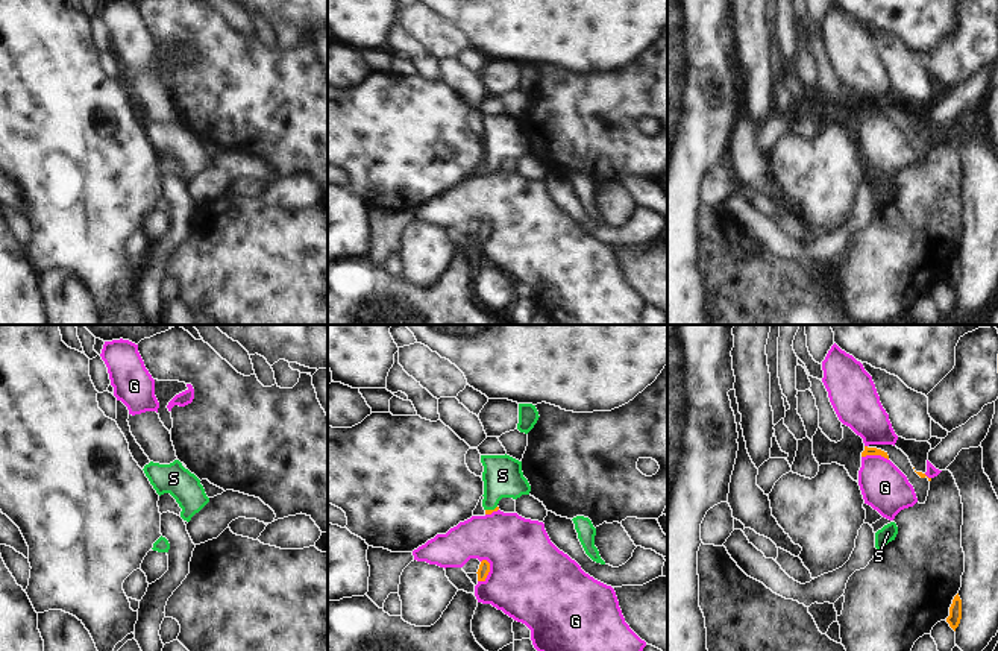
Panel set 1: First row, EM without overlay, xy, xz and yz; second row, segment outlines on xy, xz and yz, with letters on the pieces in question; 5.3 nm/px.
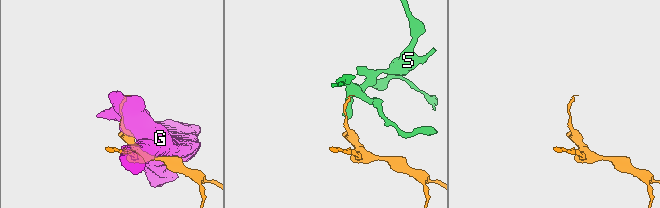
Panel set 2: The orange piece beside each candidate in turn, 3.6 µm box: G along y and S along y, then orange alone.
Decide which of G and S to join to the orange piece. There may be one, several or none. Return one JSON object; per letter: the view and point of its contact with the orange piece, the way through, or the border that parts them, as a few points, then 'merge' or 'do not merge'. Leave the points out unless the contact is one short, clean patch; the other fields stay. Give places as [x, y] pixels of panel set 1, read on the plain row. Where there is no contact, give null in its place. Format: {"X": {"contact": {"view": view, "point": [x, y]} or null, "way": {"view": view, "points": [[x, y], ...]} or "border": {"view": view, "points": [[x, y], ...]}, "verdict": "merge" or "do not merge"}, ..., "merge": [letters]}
{"G": {"contact": {"view": "xz", "point": [489, 231]}, "verdict": "do not merge"}, "S": {"contact": {"view": "xz", "point": [490, 170]}, "way": {"view": "xz", "points": [[487, 172], [490, 170], [493, 150], [502, 135]]}, "verdict": "merge"}, "merge": ["S"]}

